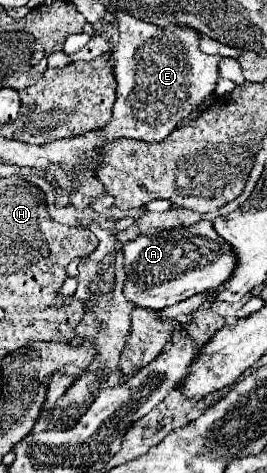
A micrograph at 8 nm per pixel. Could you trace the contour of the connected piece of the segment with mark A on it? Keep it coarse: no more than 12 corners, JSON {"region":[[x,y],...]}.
{"region":[[201,220],[123,246],[123,294],[161,310],[221,286],[231,246]]}

